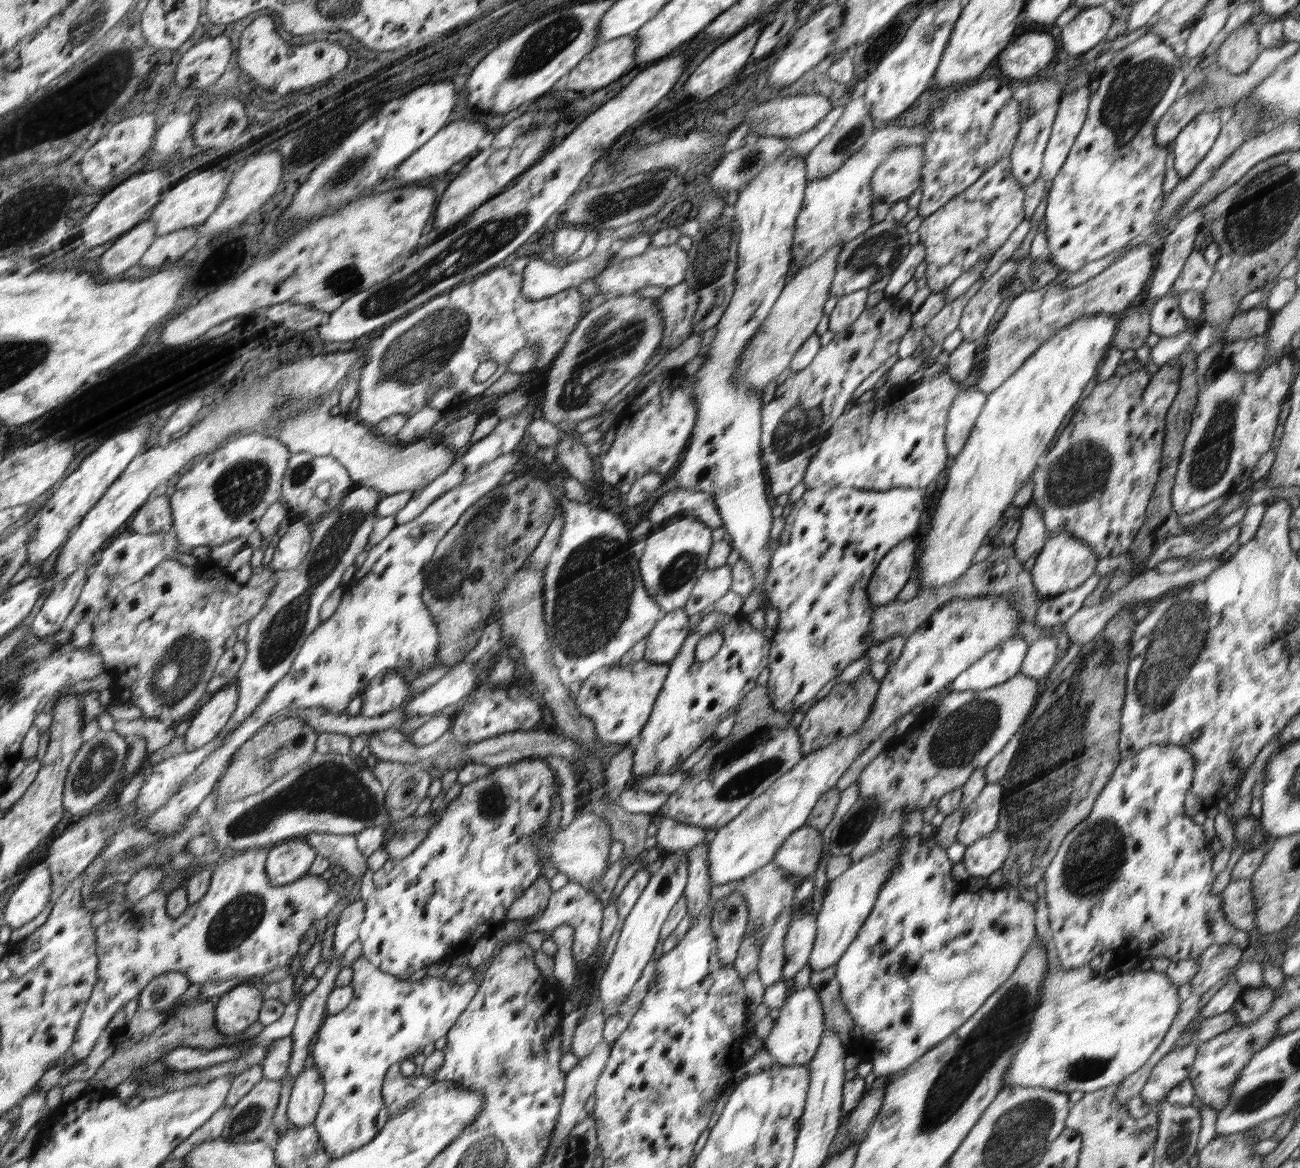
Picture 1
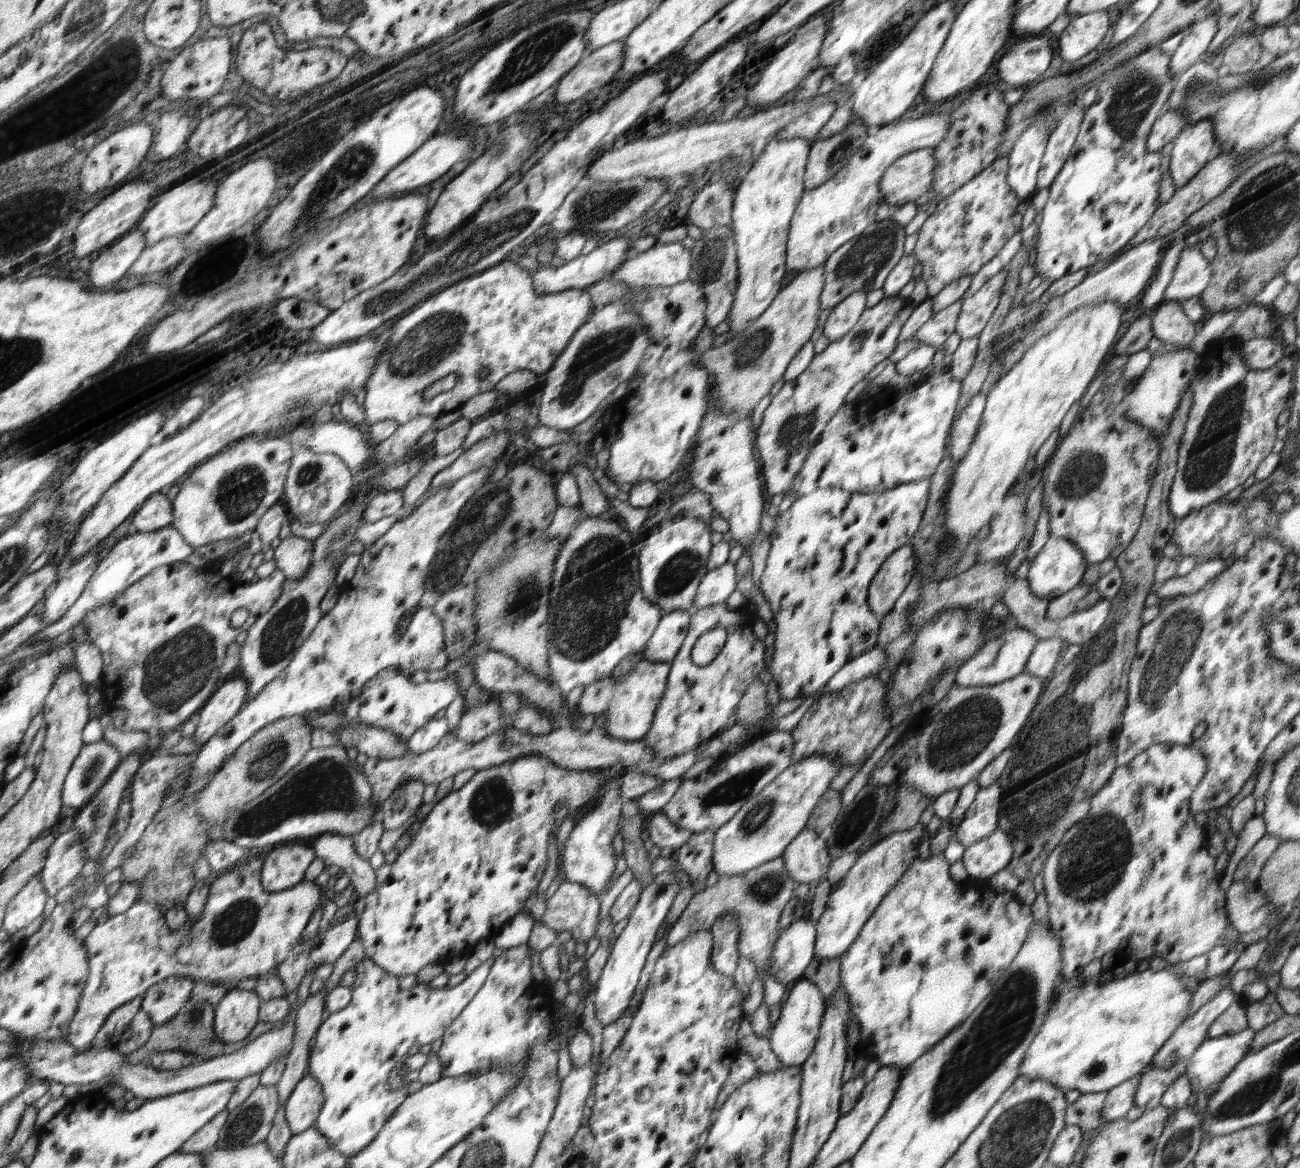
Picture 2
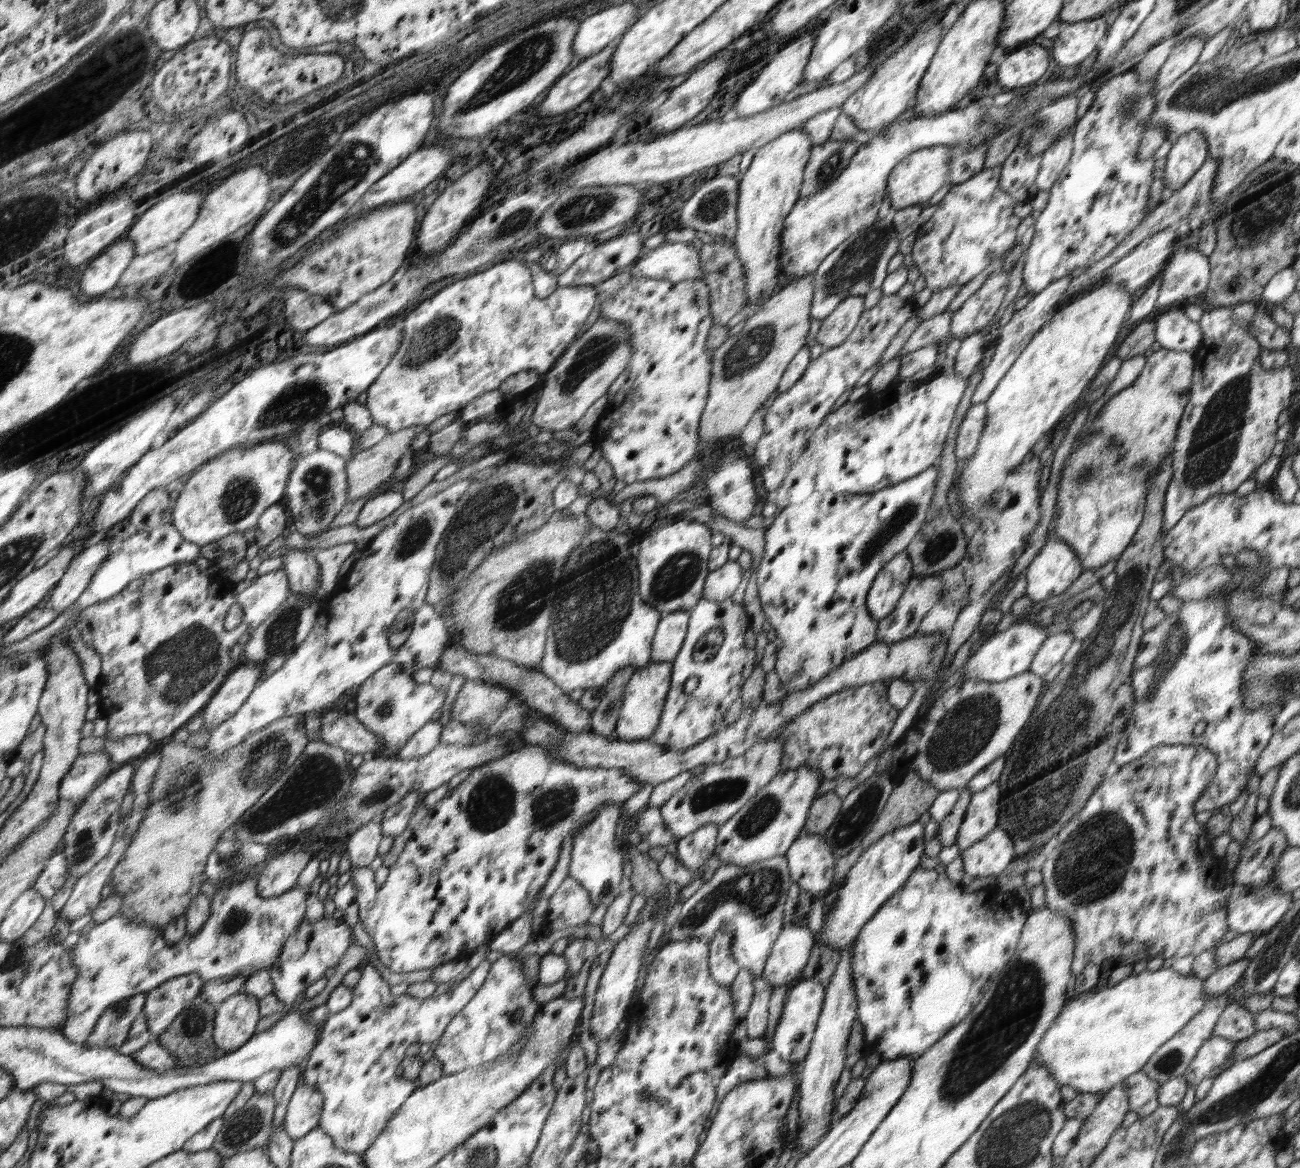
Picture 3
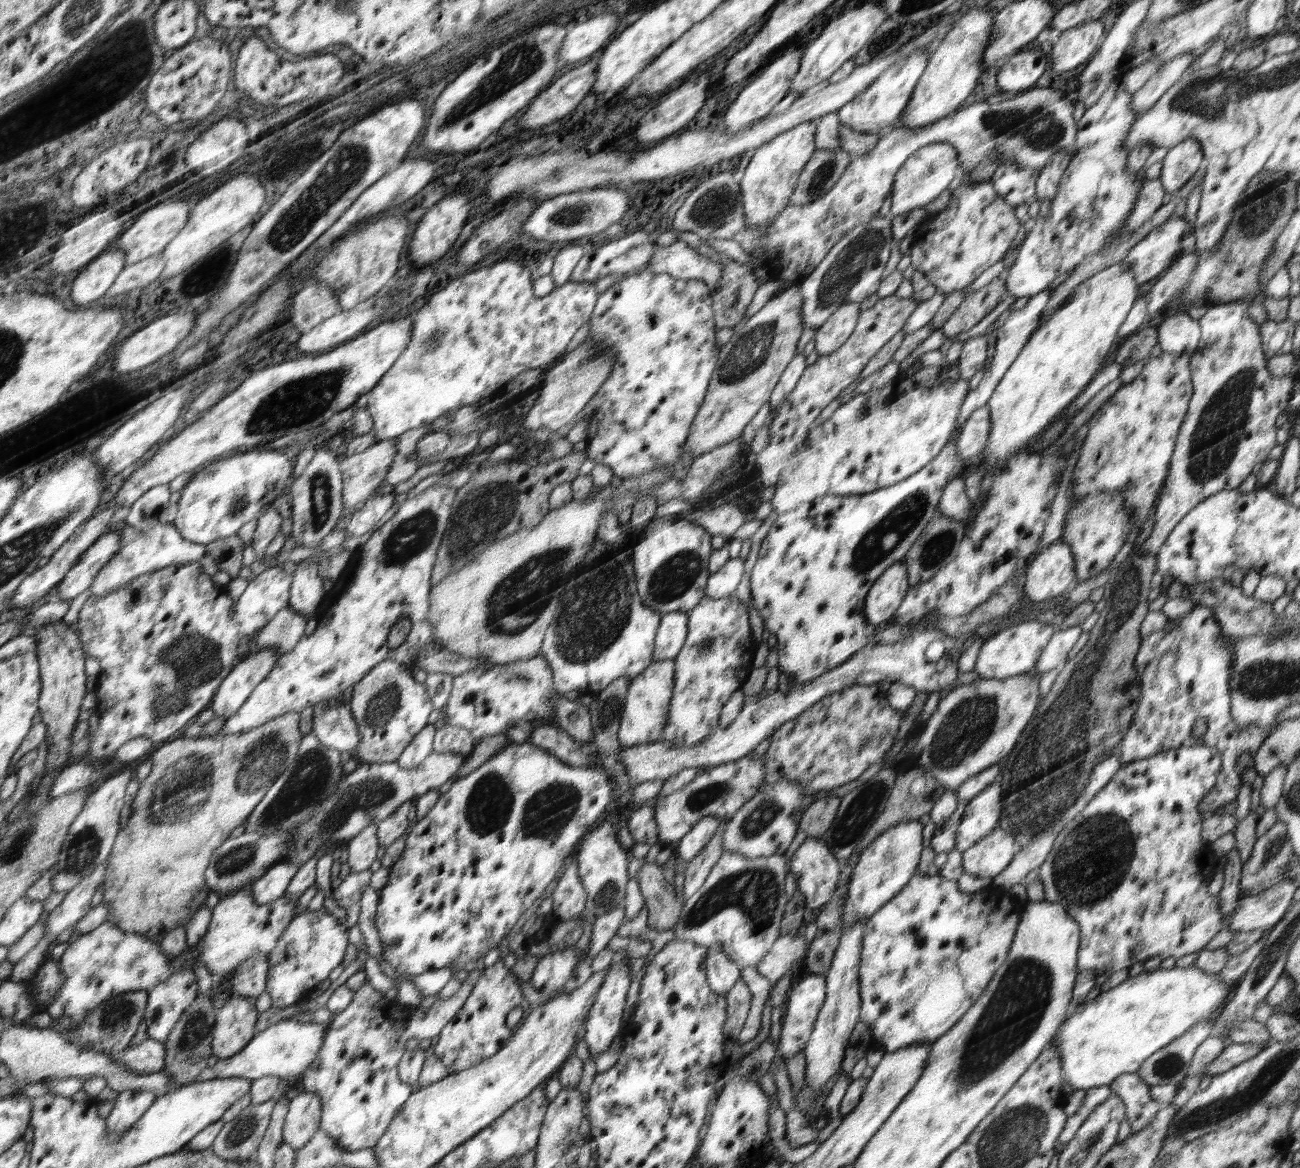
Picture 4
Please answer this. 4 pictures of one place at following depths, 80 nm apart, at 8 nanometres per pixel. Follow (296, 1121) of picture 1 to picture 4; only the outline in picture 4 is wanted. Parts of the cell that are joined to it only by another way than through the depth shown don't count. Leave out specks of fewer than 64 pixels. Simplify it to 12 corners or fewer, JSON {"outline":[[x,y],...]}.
{"outline":[[306,1090],[289,1102],[283,1142],[295,1150],[319,1130],[320,1095]]}

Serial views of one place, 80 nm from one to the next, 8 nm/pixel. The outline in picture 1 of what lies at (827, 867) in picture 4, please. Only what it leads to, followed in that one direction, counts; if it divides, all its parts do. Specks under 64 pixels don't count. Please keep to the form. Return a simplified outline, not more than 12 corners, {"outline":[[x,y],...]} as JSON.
{"outline":[[806,824],[772,861],[788,875],[814,879],[823,858],[819,831]]}

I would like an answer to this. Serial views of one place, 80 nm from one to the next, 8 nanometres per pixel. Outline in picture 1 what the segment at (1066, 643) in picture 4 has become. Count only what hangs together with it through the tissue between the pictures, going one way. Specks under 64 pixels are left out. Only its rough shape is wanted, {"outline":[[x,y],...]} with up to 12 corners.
{"outline":[[1053,636],[1034,641],[1020,673],[1045,680],[1059,660]]}

